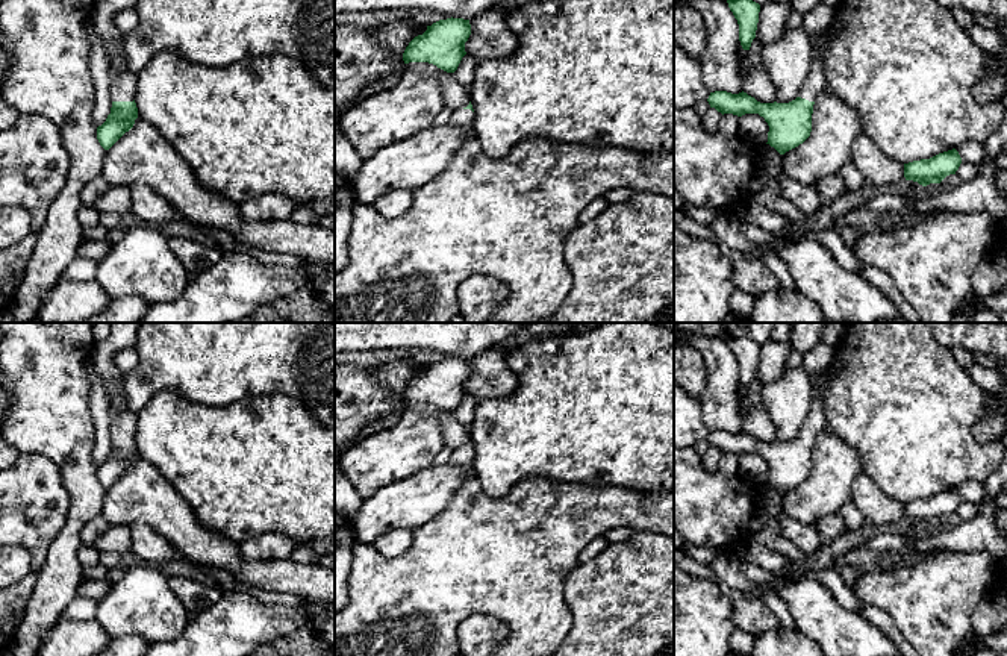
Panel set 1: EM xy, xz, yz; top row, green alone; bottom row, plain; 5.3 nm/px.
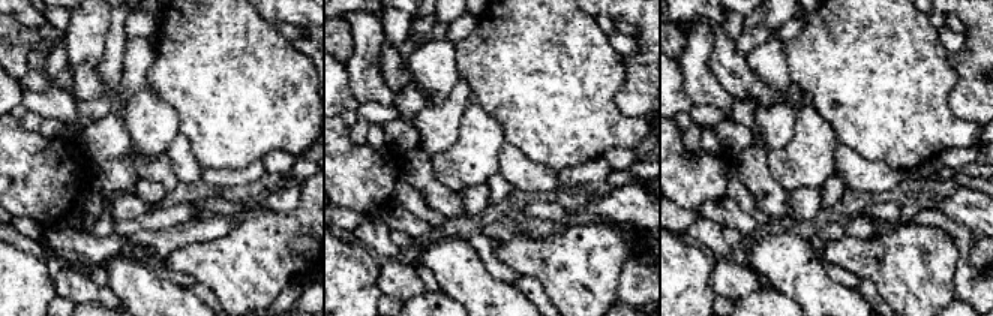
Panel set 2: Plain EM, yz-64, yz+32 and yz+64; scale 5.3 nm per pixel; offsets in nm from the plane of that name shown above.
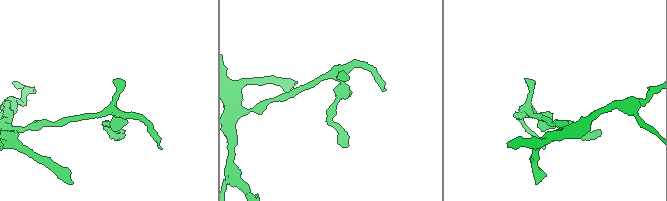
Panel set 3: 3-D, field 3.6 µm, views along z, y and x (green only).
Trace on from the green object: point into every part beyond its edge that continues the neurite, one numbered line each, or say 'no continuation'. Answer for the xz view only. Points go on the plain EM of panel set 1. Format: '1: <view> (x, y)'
1: xz (462, 456)

